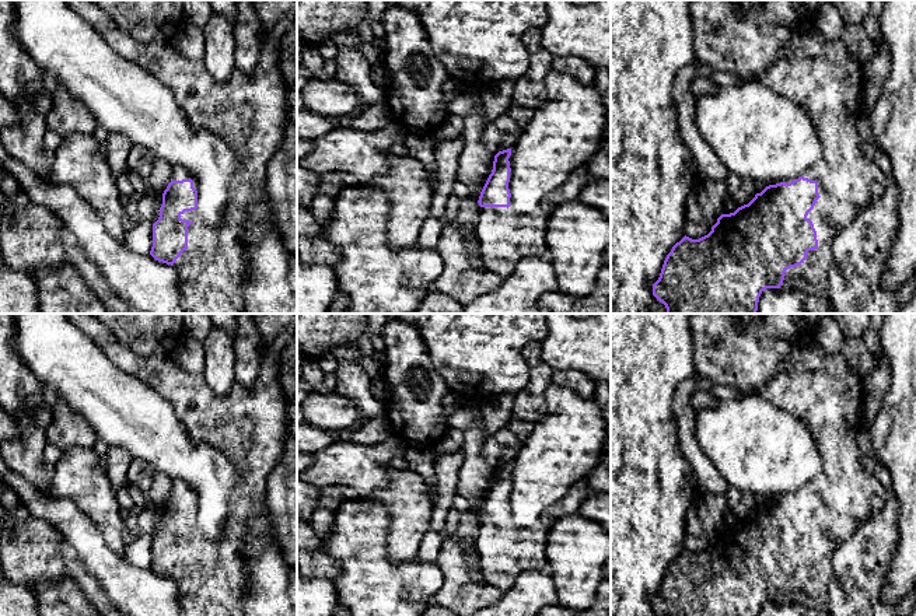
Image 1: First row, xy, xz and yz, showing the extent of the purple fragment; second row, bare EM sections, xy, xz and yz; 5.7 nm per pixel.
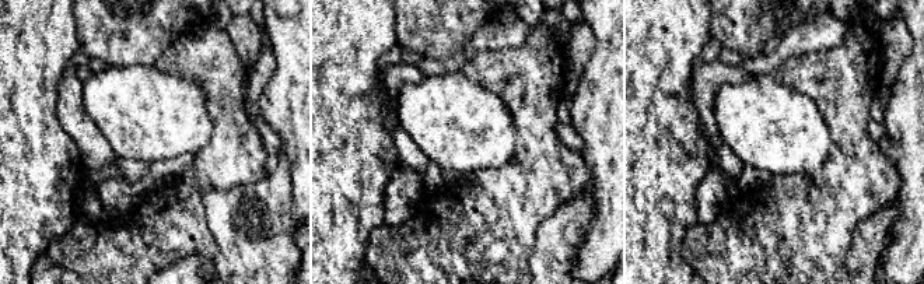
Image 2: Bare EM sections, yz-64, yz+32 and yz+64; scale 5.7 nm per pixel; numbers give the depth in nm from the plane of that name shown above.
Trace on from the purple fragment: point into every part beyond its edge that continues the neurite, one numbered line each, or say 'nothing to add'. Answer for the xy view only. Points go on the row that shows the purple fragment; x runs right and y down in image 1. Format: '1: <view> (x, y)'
1: xy (248, 111)
2: xy (178, 174)

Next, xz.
1: xz (506, 237)

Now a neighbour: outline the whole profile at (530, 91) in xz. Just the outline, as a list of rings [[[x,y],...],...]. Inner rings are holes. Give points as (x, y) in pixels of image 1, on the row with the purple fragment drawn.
[[[541,29],[527,31],[522,41],[529,53],[529,66],[515,80],[511,104],[534,111],[546,98],[545,77],[550,71],[550,64],[555,57],[542,46]]]

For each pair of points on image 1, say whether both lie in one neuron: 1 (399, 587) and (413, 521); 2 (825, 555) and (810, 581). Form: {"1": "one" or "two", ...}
{"1": "two", "2": "one"}

